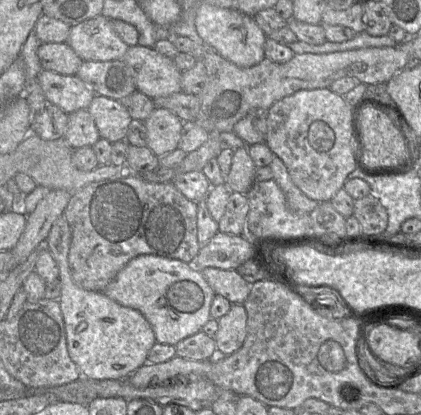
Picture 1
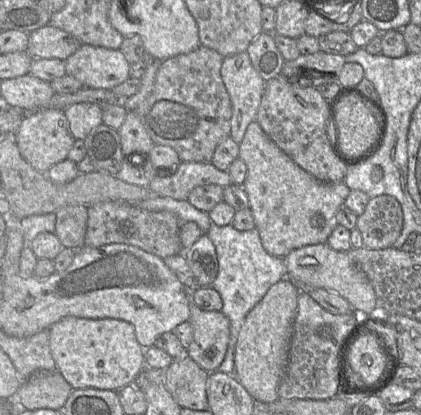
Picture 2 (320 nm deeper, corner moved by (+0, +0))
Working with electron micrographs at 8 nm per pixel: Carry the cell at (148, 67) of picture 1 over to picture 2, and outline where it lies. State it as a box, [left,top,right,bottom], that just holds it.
[65,44,130,89]

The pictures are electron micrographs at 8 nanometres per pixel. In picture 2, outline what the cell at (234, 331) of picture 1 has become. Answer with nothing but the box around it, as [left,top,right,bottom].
[187,302,230,371]

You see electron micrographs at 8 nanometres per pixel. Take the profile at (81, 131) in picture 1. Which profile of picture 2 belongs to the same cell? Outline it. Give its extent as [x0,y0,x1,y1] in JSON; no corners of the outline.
[12,108,75,173]

